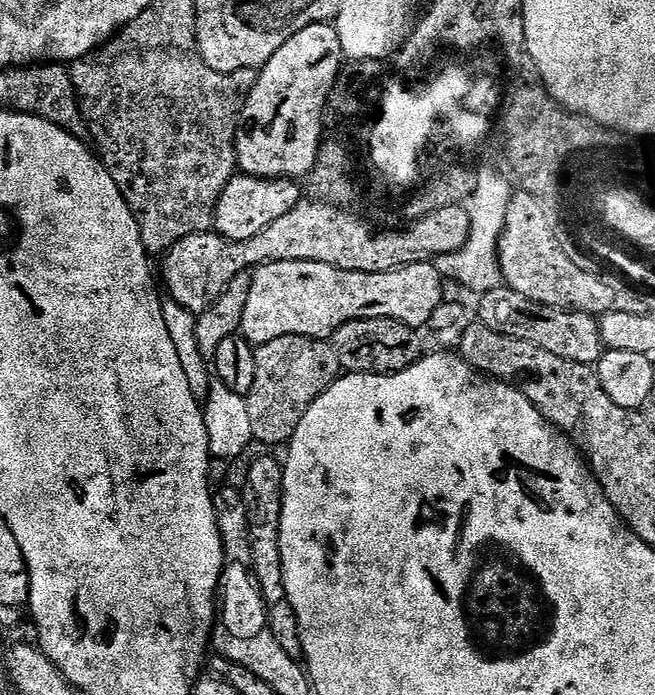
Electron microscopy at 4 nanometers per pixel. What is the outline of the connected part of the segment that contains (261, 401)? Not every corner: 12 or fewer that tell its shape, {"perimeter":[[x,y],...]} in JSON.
{"perimeter":[[327,339],[259,345],[253,440],[287,445],[341,375]]}

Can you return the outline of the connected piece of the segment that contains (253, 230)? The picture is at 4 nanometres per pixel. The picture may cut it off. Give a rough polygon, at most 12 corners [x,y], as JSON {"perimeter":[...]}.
{"perimeter":[[237,174],[216,207],[215,231],[249,240],[302,193],[295,179]]}

